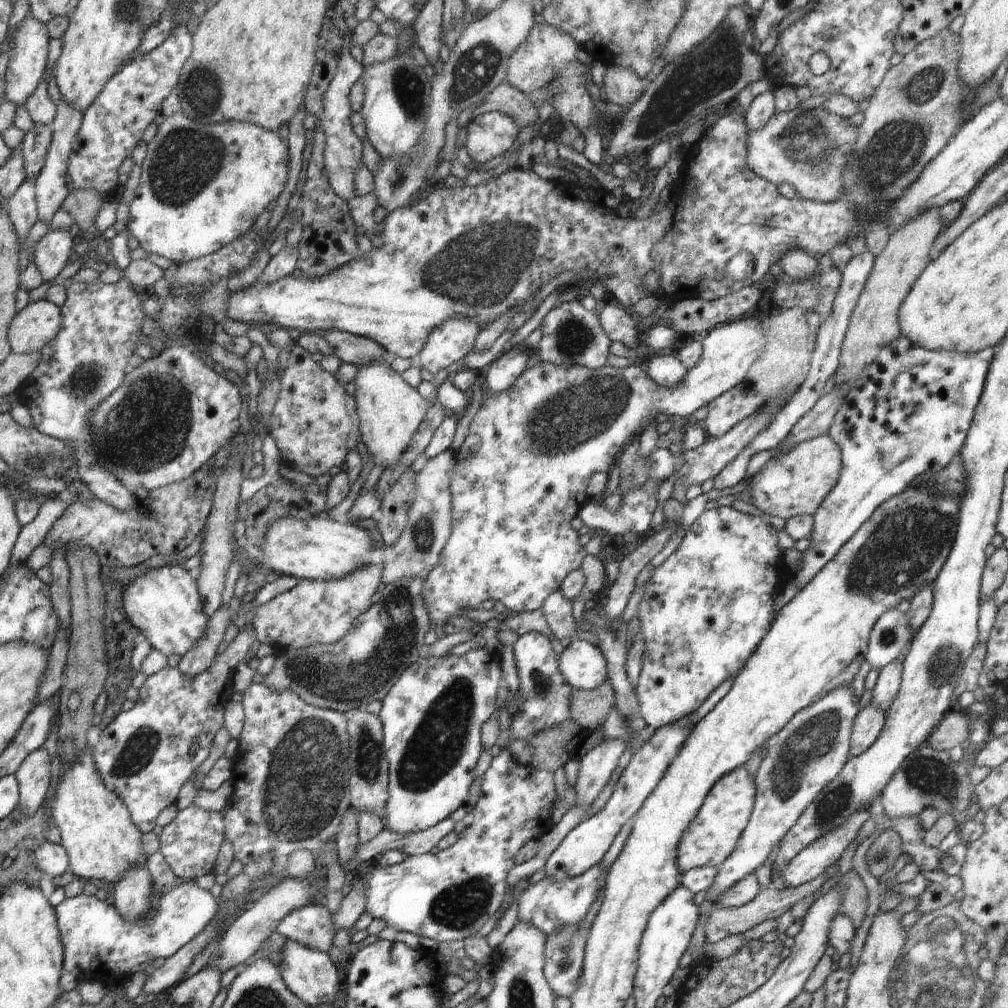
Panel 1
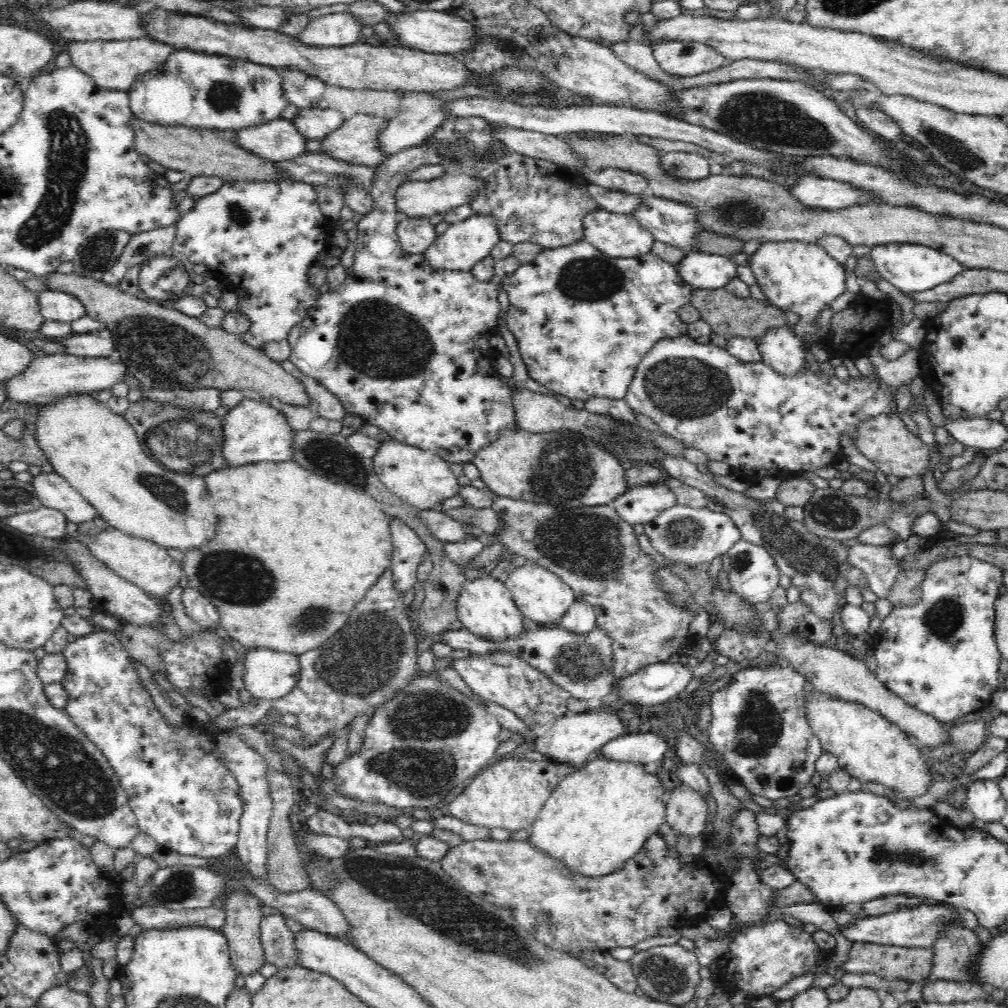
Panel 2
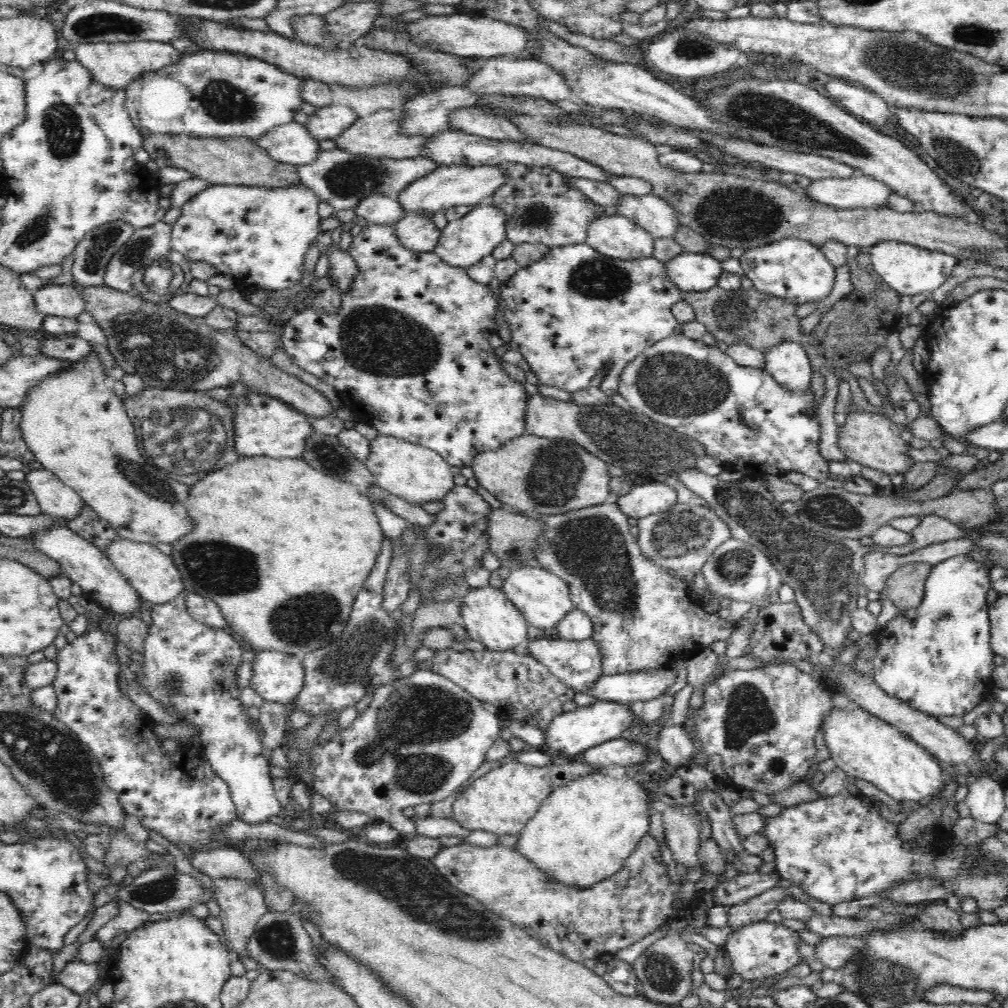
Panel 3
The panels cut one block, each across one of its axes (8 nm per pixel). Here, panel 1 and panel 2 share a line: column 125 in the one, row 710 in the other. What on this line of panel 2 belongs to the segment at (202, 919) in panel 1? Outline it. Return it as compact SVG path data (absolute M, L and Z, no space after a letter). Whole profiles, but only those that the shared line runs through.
M970 555L934 562L925 572L920 602L894 607L874 636L875 675L886 689L915 710L947 725L967 714L989 709L992 694L998 691L1003 658L996 644L994 608L1003 585L1002 574L1000 567Z

